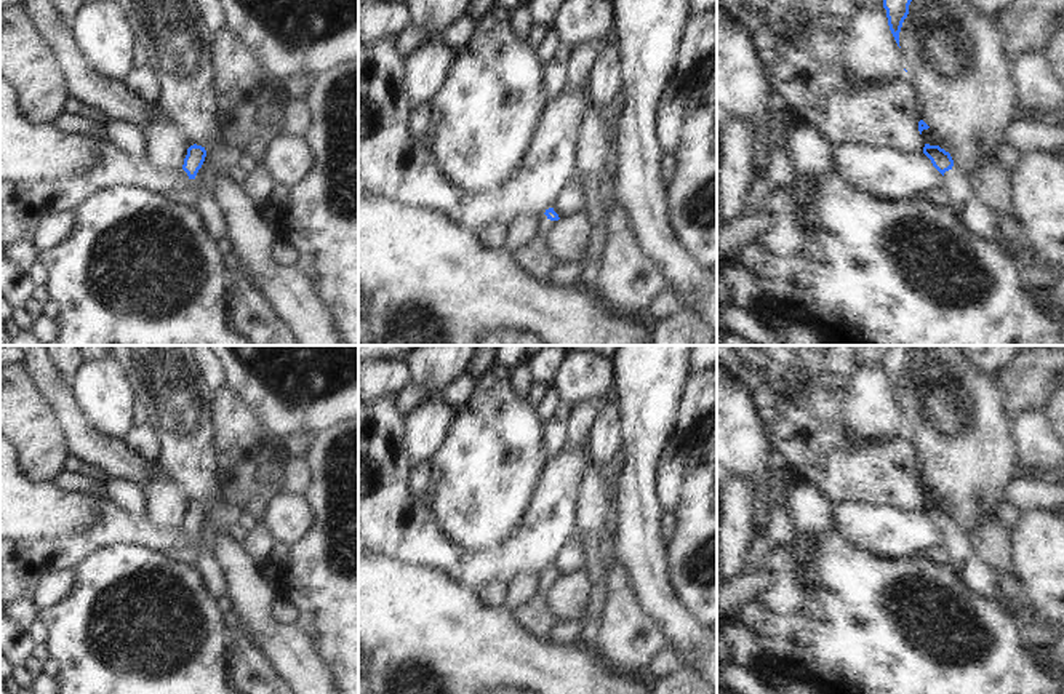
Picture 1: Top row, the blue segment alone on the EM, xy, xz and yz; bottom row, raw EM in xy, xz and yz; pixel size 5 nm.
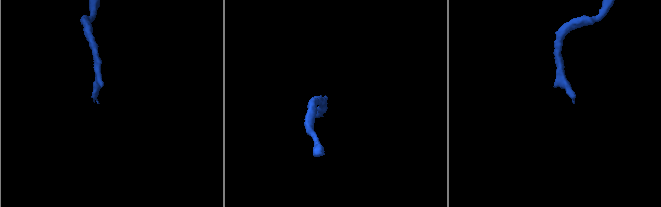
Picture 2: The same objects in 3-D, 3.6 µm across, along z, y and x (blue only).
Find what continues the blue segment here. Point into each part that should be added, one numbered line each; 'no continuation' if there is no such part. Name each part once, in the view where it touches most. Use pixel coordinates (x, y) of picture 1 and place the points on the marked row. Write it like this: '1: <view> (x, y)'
1: yz (976, 218)

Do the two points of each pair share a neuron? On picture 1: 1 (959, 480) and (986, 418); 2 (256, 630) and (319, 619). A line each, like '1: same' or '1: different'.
1: same
2: different

